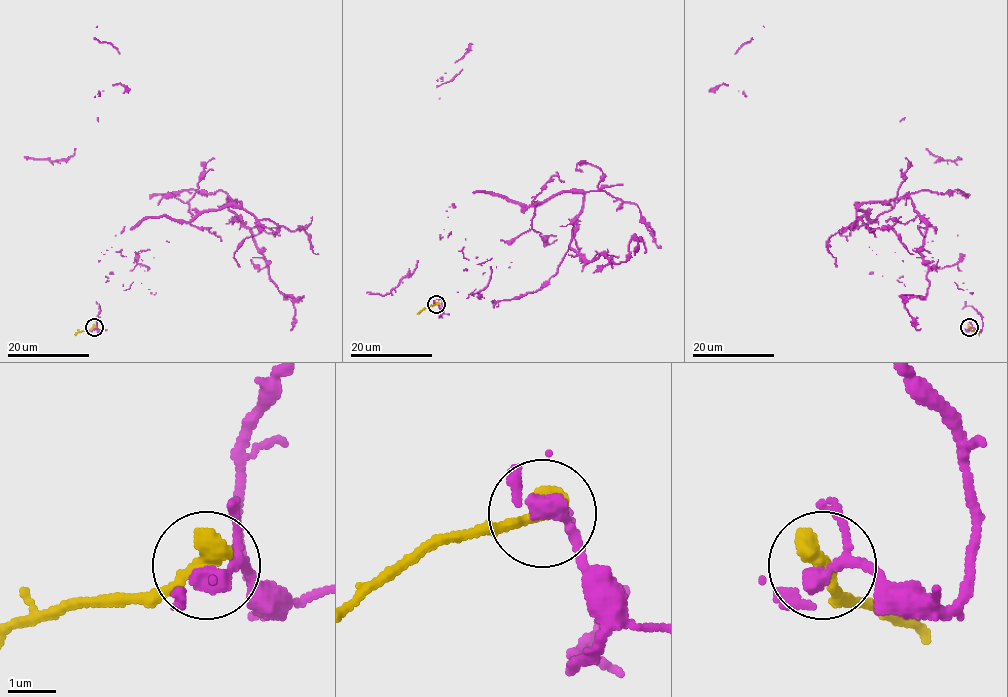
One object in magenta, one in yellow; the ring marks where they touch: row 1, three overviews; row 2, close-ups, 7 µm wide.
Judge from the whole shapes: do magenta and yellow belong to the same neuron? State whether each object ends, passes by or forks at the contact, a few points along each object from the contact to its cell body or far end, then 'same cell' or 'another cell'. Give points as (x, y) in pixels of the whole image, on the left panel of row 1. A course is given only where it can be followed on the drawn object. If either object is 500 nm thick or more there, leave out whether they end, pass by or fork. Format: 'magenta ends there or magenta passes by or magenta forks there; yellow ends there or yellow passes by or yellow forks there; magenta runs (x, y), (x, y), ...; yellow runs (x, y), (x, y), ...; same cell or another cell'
magenta forks there; yellow ends there; magenta runs (94, 327), (99, 303), (148, 268), (103, 254), (143, 219), (192, 219), (97, 120), (94, 39), (120, 53); yellow runs (94, 327), (74, 334); another cell

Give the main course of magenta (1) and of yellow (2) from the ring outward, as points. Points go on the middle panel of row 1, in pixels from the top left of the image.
1: (436, 304), (491, 275), (446, 211), (486, 192), (534, 216), (439, 234), (436, 87), (462, 69)
2: (436, 304), (417, 313)

